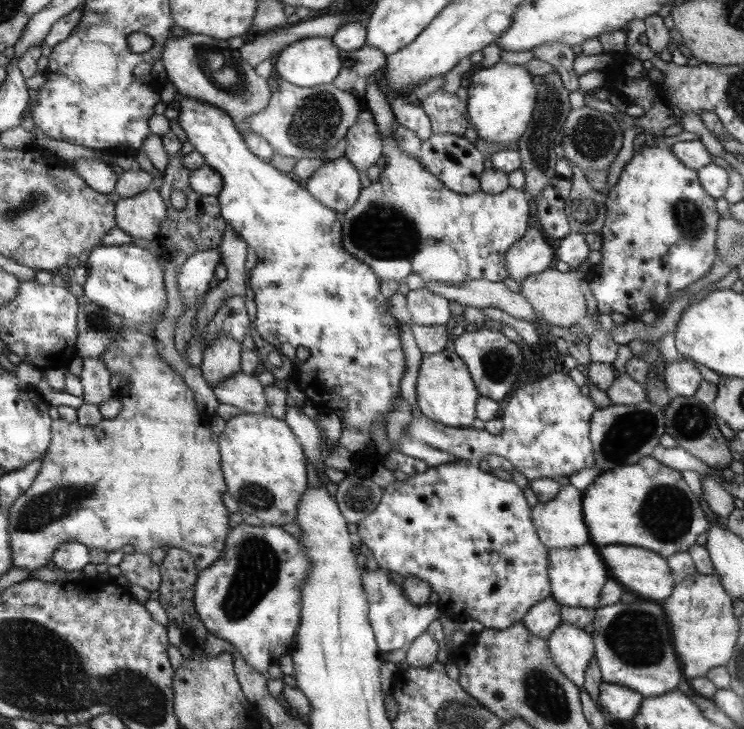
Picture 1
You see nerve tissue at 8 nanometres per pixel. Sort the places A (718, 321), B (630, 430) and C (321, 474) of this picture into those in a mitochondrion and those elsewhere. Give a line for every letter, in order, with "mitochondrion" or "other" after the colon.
A: other
B: mitochondrion
C: other

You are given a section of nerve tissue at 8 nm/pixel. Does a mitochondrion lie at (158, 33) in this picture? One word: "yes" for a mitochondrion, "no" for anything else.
no

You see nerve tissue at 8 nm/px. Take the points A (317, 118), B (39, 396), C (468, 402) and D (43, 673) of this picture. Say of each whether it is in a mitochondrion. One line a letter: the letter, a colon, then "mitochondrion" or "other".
A: mitochondrion
B: other
C: other
D: mitochondrion

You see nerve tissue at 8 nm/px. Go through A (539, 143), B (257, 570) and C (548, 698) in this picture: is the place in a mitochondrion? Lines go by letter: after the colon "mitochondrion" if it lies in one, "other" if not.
A: mitochondrion
B: mitochondrion
C: mitochondrion

